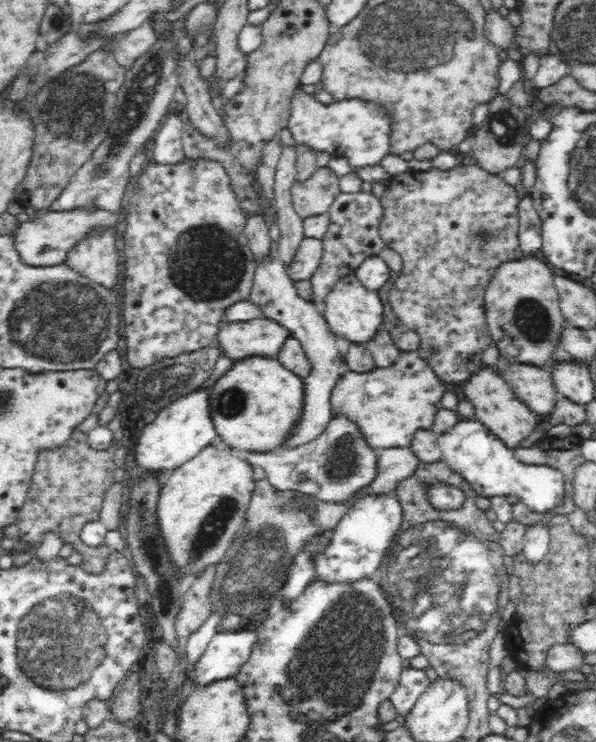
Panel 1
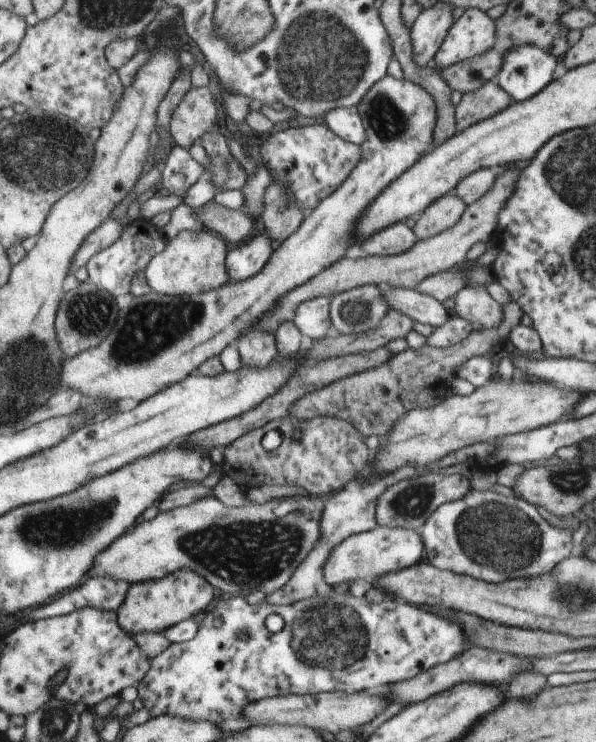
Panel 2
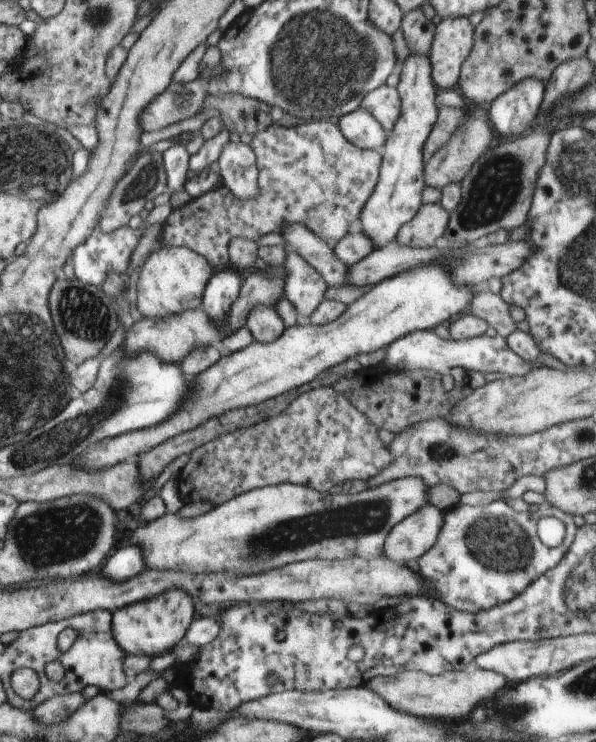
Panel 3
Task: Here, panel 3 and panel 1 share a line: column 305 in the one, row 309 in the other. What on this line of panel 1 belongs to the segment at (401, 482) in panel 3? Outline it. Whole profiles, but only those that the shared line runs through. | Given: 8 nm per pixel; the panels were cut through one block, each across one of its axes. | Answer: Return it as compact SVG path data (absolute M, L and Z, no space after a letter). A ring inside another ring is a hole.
M526 256L516 261L508 261L498 266L489 280L490 286L486 292L485 307L486 324L491 332L491 338L500 350L501 357L510 363L522 362L526 365L542 366L547 360L555 360L558 345L561 344L562 313L559 307L557 287L555 286L556 271L546 266L538 258Z

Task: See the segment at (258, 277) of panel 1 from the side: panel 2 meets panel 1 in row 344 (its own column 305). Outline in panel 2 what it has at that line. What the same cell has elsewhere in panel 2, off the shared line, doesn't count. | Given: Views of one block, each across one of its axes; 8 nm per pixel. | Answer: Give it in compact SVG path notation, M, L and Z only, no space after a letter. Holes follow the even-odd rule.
M317 296L304 301L295 310L292 322L301 332L301 335L311 340L319 340L325 336L329 328L330 312L327 312L327 296Z

